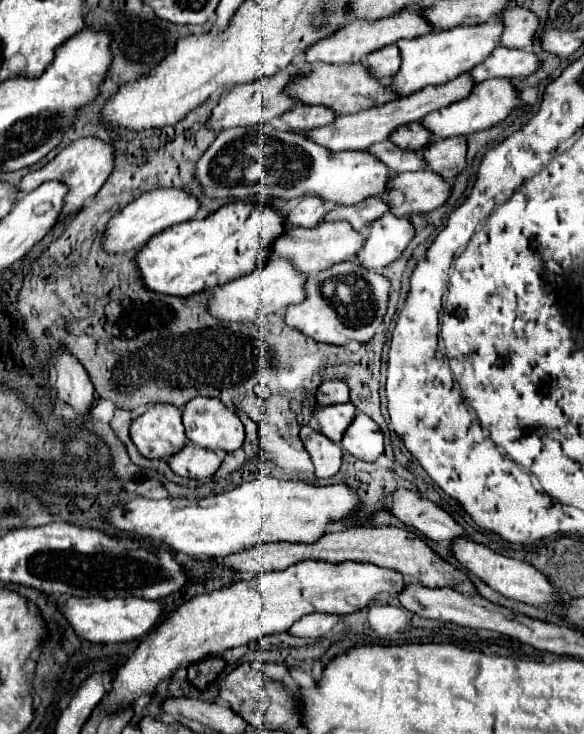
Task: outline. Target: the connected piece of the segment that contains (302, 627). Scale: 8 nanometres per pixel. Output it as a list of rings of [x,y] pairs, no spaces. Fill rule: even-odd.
[[[310,613],[306,617],[302,617],[300,621],[296,621],[288,633],[294,637],[308,637],[308,639],[320,639],[328,633],[328,629],[332,629],[336,623],[340,621],[340,617],[336,615],[326,615],[326,613]]]

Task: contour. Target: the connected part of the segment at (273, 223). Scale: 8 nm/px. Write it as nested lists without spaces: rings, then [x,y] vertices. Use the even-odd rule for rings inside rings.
[[[230,203],[202,221],[192,219],[178,223],[154,235],[152,241],[138,249],[134,263],[146,289],[162,295],[188,297],[256,269],[262,261],[262,253],[264,259],[270,255],[272,241],[280,233],[284,233],[284,221],[280,221],[280,215],[274,209]]]

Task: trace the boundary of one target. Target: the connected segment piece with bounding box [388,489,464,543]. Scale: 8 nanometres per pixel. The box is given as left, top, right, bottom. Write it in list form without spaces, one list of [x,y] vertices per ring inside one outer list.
[[[398,489],[394,493],[388,511],[404,525],[418,529],[422,535],[438,543],[452,541],[452,537],[464,535],[462,527],[442,507],[408,489]]]

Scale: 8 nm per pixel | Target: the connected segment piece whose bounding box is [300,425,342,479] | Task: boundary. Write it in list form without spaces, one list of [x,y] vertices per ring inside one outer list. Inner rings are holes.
[[[304,425],[300,429],[300,439],[314,461],[314,471],[318,479],[330,479],[338,473],[342,463],[342,449],[324,437],[320,431]]]

